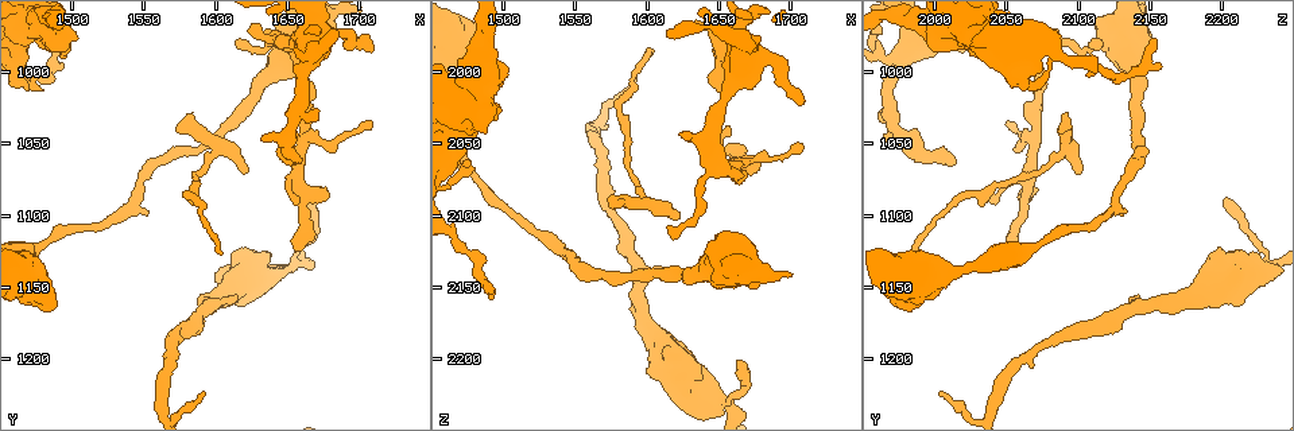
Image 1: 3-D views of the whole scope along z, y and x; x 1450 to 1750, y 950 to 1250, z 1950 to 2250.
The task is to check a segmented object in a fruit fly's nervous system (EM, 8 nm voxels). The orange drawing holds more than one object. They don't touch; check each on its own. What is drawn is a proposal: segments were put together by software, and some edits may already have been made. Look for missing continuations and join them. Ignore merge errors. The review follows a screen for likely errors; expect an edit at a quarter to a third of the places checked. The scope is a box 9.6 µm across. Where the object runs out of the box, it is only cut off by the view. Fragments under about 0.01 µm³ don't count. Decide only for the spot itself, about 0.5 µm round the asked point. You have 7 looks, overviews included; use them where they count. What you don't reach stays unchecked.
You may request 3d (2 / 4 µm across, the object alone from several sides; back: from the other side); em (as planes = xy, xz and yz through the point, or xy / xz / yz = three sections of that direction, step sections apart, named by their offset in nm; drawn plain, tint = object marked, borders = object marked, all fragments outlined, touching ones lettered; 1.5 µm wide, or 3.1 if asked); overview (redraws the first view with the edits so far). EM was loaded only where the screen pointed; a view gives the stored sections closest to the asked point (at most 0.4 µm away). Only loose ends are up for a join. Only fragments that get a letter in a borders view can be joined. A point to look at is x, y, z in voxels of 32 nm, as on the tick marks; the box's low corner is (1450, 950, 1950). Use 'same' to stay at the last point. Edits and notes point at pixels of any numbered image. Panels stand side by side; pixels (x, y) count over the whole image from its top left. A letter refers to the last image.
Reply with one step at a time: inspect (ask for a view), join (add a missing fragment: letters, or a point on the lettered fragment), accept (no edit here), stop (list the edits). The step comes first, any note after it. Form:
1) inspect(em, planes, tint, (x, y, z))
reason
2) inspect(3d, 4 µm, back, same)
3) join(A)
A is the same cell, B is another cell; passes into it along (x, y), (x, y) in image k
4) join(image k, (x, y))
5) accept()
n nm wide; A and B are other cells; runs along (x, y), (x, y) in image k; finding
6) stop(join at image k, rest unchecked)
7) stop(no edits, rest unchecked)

inspect(em, xy, step 8, tint, (1618, 1156, 2140))
an open end

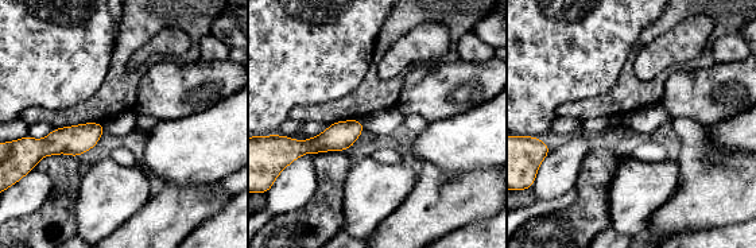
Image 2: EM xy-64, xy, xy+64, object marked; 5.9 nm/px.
inspect(em, planes, borders, same)

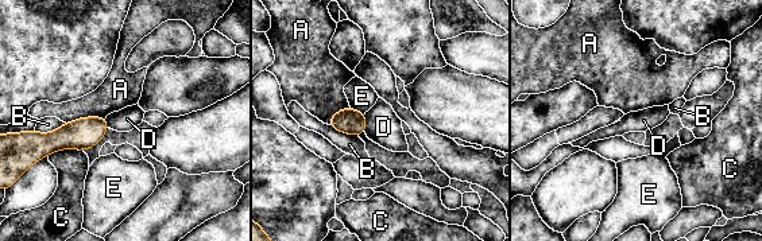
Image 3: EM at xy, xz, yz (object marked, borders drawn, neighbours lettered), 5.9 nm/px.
accept()
A, B, C, D and E are other cells; none of them fits

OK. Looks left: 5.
inspect(em, planes, borders, (1708, 984, 2024))
branch stops here

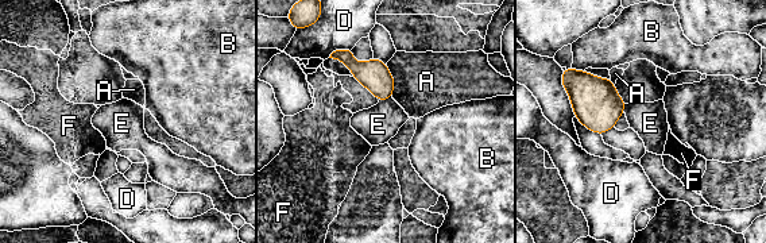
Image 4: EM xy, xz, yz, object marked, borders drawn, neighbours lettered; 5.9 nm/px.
accept()
150 nm wide; A, B, D, E and F are other cells; border along (391, 96), (379, 101) in image 4; no lettered fragment goes on from it

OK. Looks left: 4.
inspect(3d, 4 µm, (1494, 980, 2152))
thin end

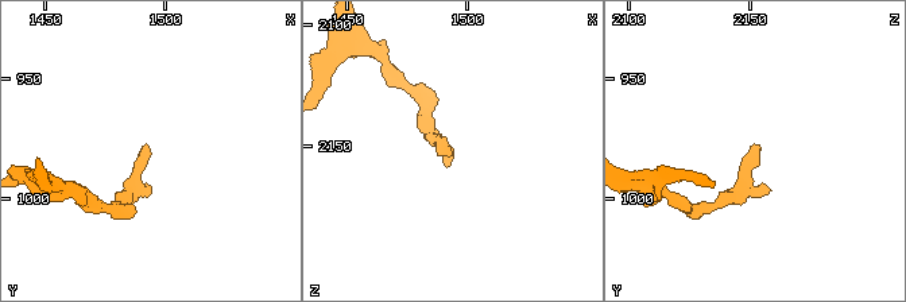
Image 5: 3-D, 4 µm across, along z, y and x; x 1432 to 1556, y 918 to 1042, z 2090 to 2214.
inspect(em, planes, borders, (1494, 979, 2154))
shape alone is not enough

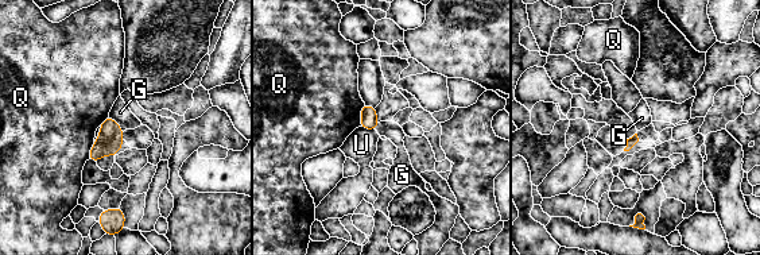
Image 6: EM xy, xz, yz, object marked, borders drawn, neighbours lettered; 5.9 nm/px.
accept()
G, Q and U are other cells; border along (108, 115), (123, 131) in image 6; none of them fits

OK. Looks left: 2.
stop(no edits, rest unchecked)

